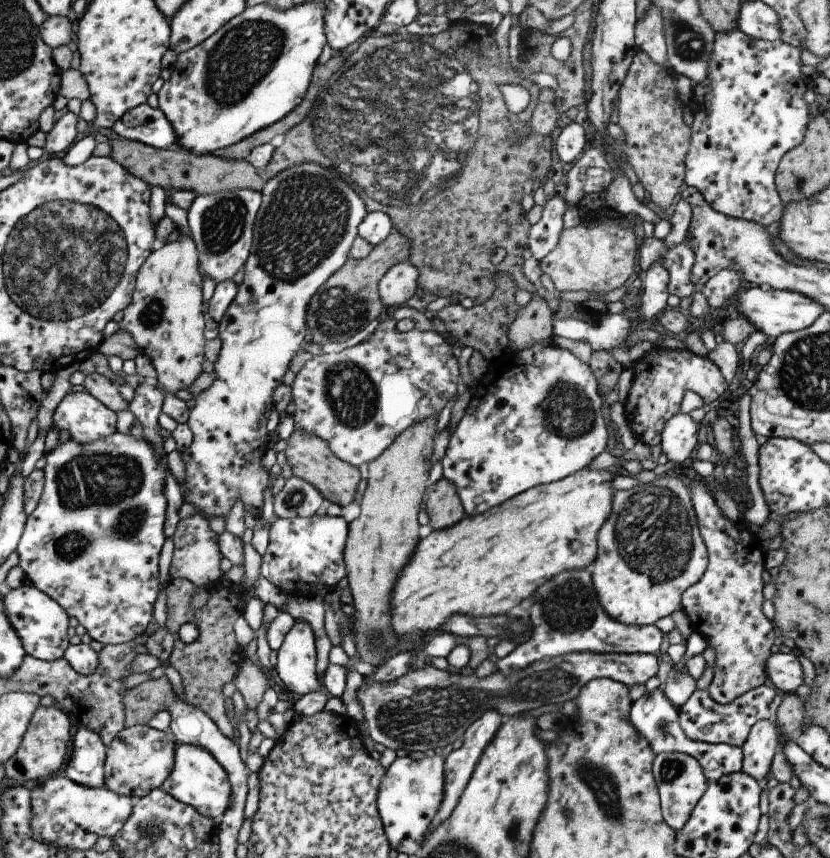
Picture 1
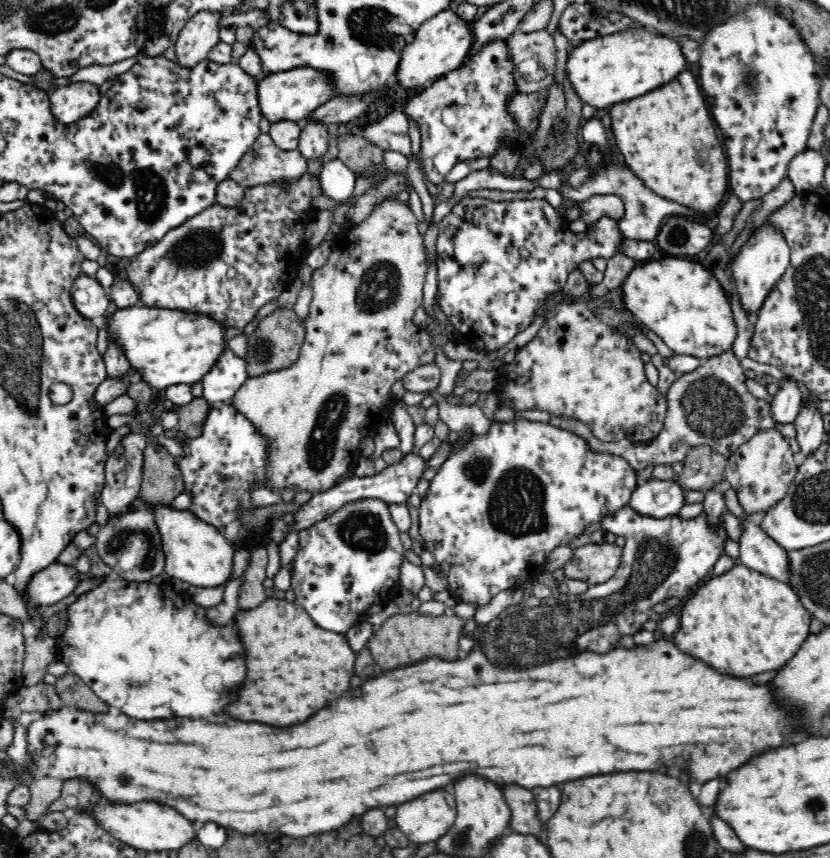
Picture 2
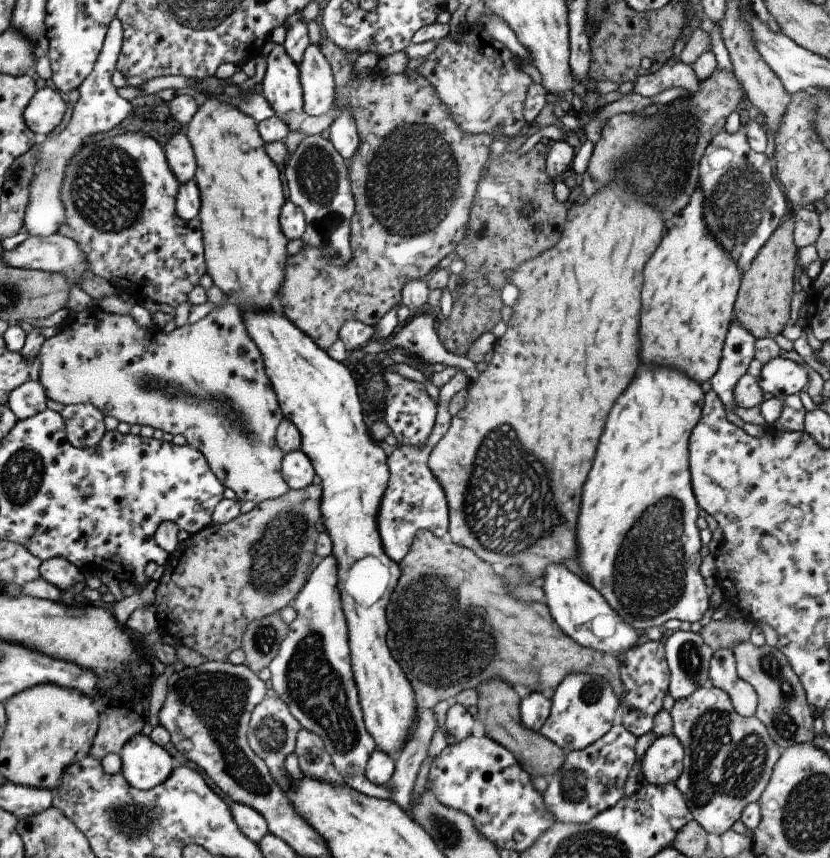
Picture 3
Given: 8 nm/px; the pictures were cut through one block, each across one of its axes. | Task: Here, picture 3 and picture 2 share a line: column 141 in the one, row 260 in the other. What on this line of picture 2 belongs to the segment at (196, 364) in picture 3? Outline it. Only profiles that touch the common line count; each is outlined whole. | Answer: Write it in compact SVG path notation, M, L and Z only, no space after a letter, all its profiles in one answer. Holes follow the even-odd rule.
M394 197L378 203L372 213L358 226L345 229L335 241L332 242L331 252L322 268L313 271L311 286L313 290L312 301L309 305L309 313L304 318L305 340L299 358L289 367L277 370L272 373L264 373L260 376L248 377L248 380L236 391L231 398L230 404L237 408L237 411L250 419L256 429L260 431L262 437L268 437L268 454L266 454L266 473L271 484L270 489L278 492L286 487L290 487L299 492L310 490L312 494L324 492L329 488L340 484L340 478L347 478L353 466L358 462L361 452L358 448L360 440L364 436L374 437L376 430L386 424L392 416L391 409L398 402L392 395L392 386L396 380L400 380L408 371L414 370L417 366L434 362L435 349L433 348L433 338L429 334L428 328L414 322L416 309L422 307L422 287L425 284L427 275L427 258L423 242L423 236L418 232L418 220L409 204L395 200Z

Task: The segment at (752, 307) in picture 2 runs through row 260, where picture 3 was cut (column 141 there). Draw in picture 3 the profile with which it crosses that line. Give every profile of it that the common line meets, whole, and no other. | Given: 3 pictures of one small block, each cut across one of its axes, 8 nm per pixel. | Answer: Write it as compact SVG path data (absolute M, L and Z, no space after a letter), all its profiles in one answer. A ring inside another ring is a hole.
M142 733L132 736L119 755L122 776L138 790L150 790L163 784L177 765L162 746Z

